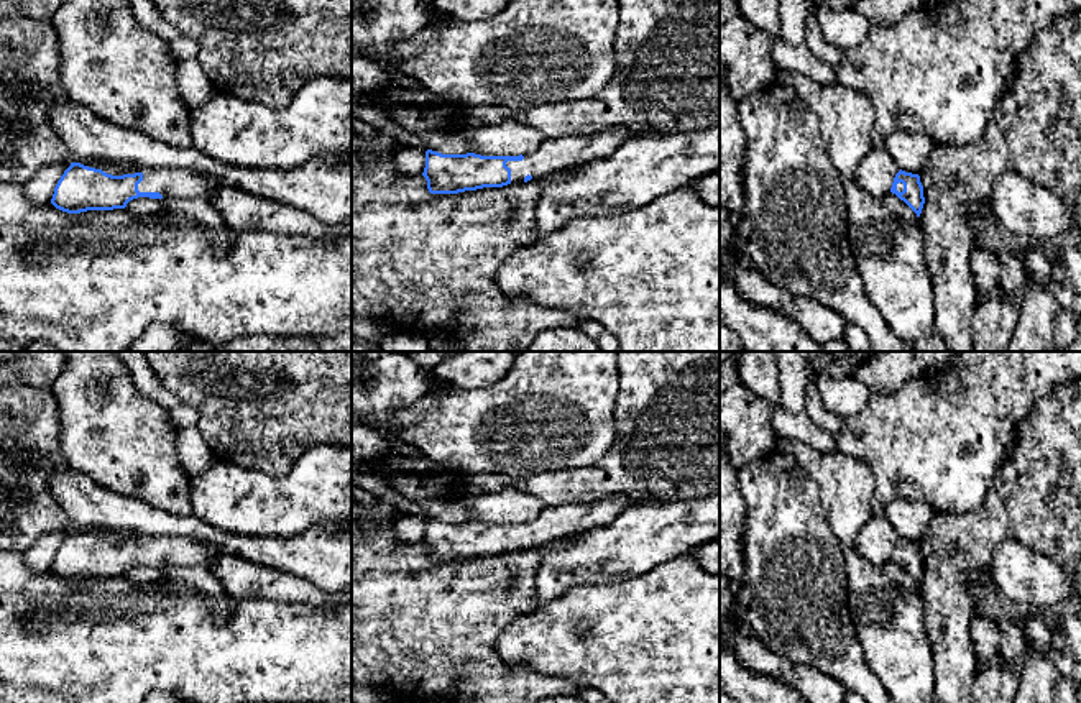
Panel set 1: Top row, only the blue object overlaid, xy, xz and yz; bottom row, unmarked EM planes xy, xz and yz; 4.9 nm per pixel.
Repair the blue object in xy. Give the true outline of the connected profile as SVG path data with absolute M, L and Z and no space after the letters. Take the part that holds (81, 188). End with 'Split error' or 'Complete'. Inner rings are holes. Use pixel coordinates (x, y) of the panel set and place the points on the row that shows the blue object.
M71 163L54 187L51 204L67 214L87 210L125 209L126 204L138 197L150 199L207 199L209 194L223 187L217 179L194 171L174 168L146 169L145 172L112 176L102 169L89 168L80 163Z. Split error

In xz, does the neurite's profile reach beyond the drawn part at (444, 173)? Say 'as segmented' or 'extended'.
extended

